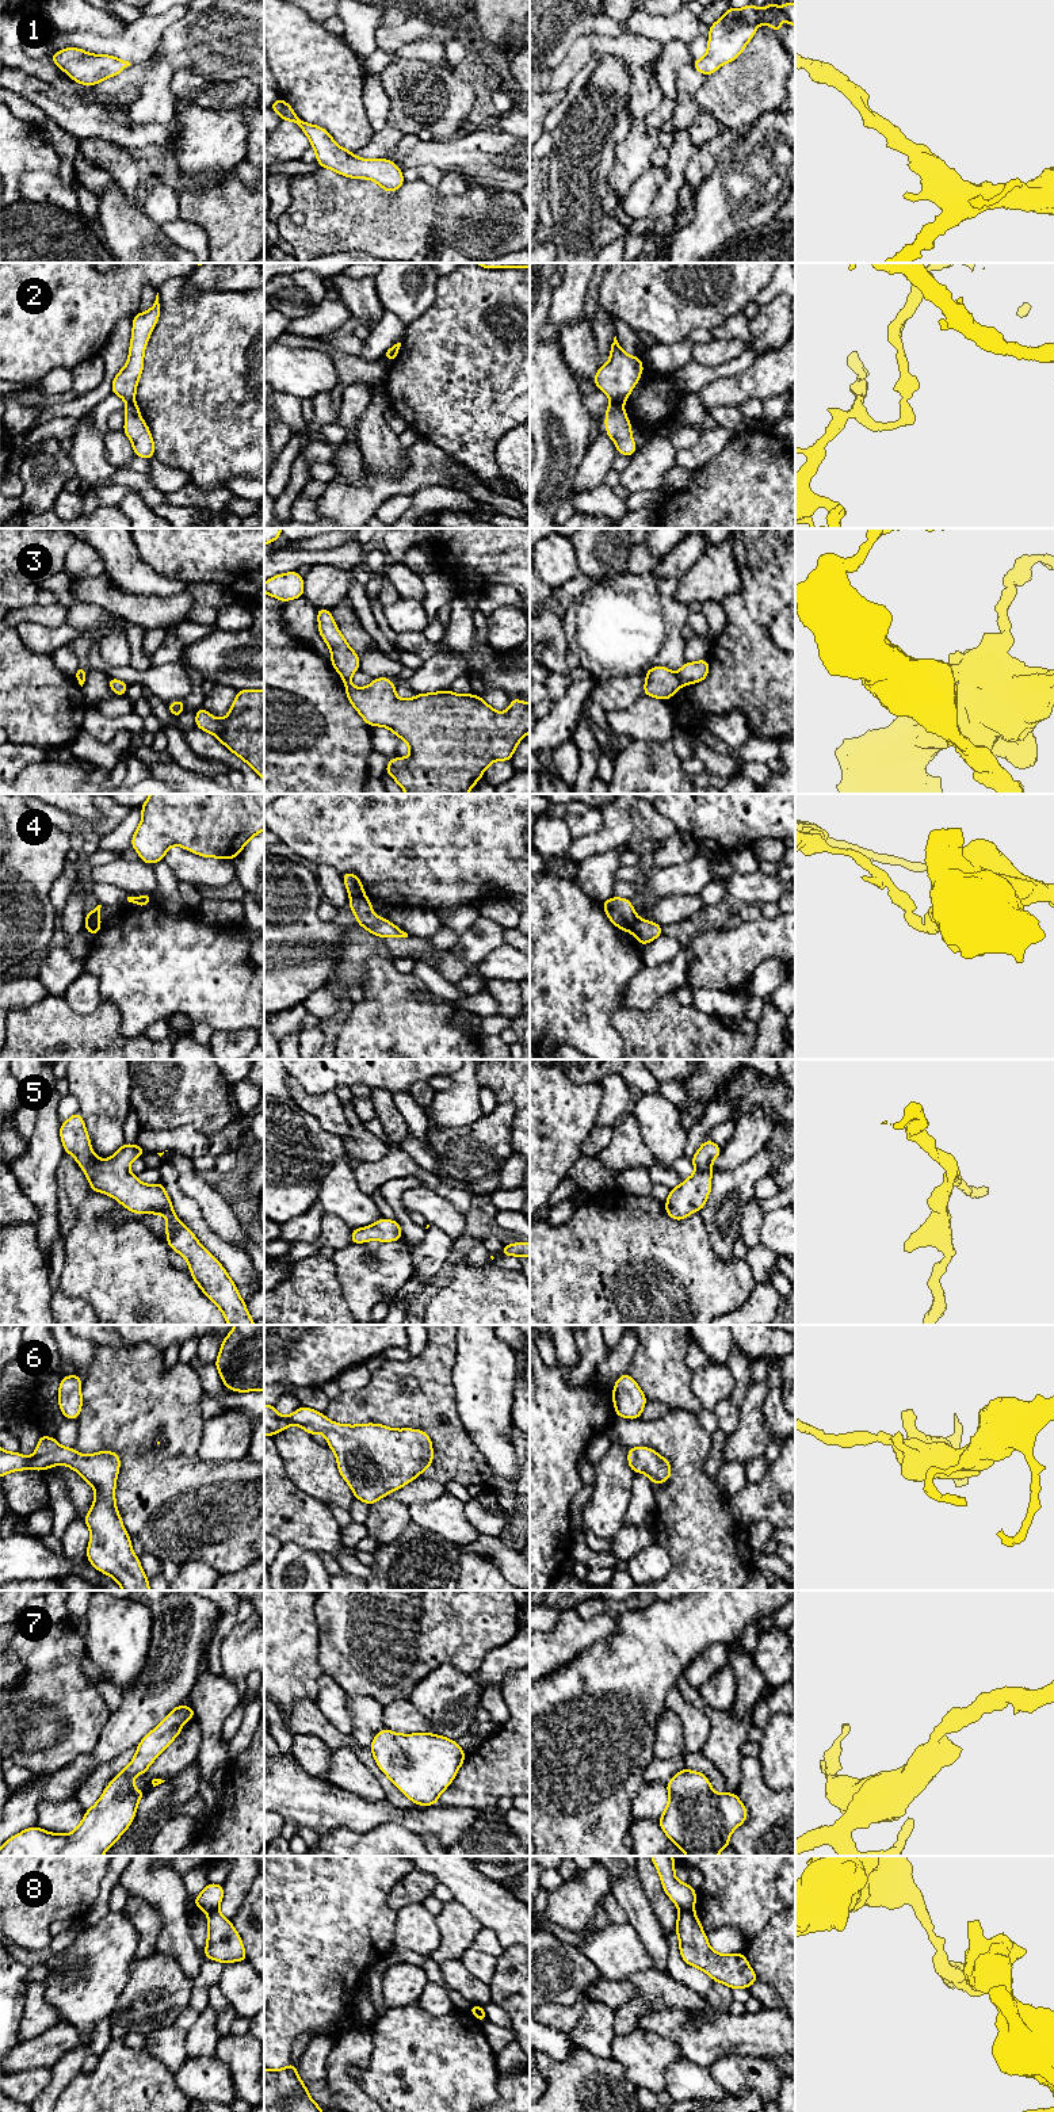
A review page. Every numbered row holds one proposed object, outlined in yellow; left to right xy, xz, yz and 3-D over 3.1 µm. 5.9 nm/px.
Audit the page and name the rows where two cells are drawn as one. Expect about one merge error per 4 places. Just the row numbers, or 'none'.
2, 3, 4, 8

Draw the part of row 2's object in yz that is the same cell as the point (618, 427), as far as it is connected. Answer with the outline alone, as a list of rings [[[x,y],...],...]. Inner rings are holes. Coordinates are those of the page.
[[[611,402],[606,410],[606,432],[616,444],[618,454],[631,457],[637,451],[631,436],[631,423],[622,405]]]

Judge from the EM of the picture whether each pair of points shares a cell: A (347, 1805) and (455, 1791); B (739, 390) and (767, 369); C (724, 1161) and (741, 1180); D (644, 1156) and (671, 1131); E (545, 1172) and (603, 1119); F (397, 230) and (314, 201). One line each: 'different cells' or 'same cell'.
A: different cells
B: same cell
C: different cells
D: different cells
E: different cells
F: same cell

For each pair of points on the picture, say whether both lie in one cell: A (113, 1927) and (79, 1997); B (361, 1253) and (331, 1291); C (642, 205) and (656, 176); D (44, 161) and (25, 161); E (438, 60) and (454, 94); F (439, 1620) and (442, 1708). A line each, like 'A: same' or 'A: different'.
A: same
B: different
C: same
D: same
E: different
F: different

